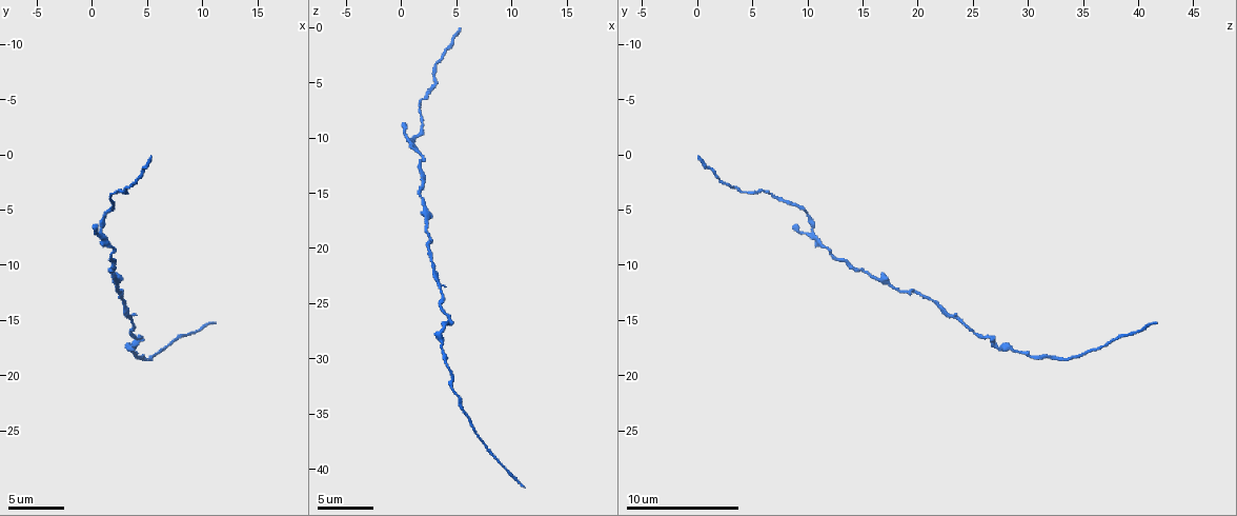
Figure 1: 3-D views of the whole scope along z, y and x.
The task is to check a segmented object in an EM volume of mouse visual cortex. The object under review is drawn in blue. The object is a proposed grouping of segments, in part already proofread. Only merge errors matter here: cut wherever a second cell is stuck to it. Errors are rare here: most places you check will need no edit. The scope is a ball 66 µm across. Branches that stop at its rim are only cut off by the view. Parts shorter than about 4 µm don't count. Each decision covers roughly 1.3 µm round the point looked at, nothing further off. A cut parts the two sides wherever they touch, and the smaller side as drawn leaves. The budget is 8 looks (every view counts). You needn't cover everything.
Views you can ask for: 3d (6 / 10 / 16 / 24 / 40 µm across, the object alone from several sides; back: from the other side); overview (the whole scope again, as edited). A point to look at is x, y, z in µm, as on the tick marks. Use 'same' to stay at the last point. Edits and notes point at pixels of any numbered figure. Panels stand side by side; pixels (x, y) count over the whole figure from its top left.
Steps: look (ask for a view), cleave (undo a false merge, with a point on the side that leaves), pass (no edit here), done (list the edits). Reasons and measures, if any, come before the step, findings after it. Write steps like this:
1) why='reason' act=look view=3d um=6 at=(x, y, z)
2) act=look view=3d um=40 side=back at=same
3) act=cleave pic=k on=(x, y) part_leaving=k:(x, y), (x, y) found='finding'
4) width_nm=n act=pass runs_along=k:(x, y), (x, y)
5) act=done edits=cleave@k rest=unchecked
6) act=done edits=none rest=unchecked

why='calibre changes' act=look view=3d um=16 at=(1.8, 11.0, 15.8)

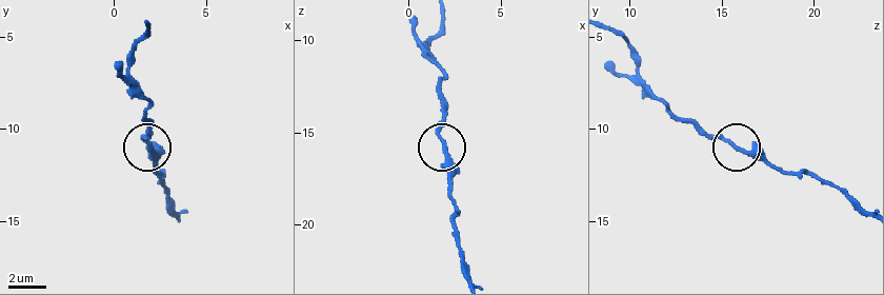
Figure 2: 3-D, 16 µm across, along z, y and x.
act=pass runs_along=2:(816, 179), (770, 168), (704, 135), (687, 120) found='one cell here'

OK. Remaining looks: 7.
why='calibre changes' act=look view=3d um=10 at=(1.8, 8.2, 11.6)

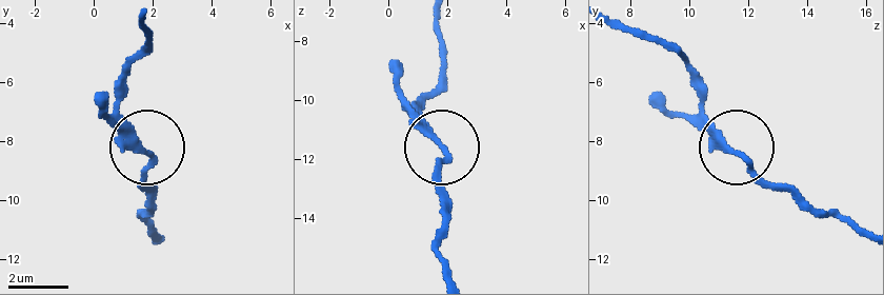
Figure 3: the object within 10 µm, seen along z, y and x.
act=pass found='all the same cell'

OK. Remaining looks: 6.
why='sudden change in width' act=look view=3d um=10 at=(1.6, 4.2, 8.2)

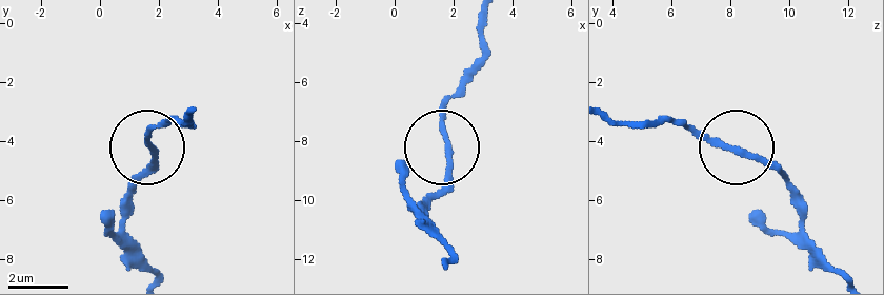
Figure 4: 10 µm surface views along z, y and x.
act=look view=3d um=10 side=back at=(1.8, 4.3, 8.2)

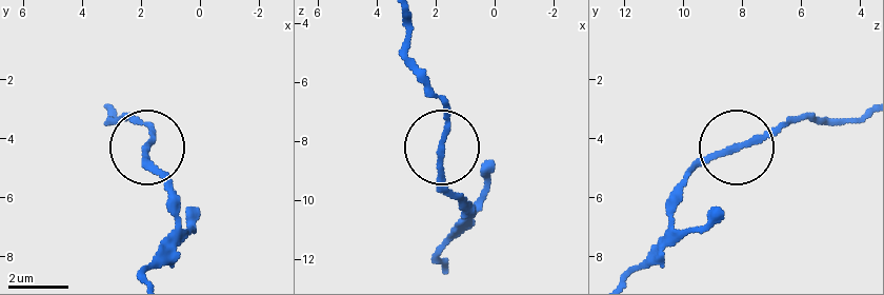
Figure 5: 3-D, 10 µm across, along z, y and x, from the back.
act=pass runs_along=5:(623, 277), (666, 232), (671, 194), (691, 171), (802, 118) found='one cell here'

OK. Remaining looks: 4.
why='thick turns thin' act=look view=3d um=6 at=(3.6, 17.6, 27.8)

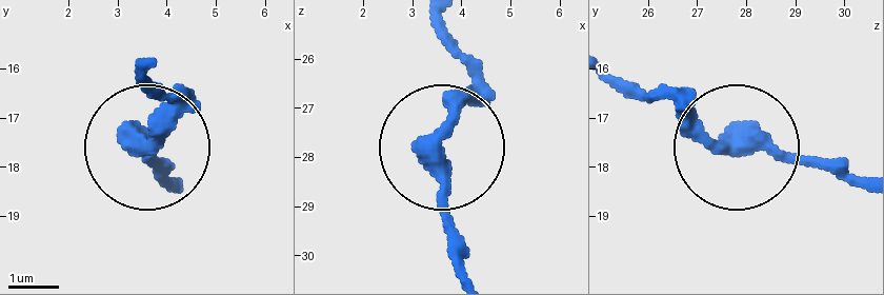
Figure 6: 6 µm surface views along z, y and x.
why='other side' act=look view=3d um=6 side=back at=(3.55, 17.55, 27.95)

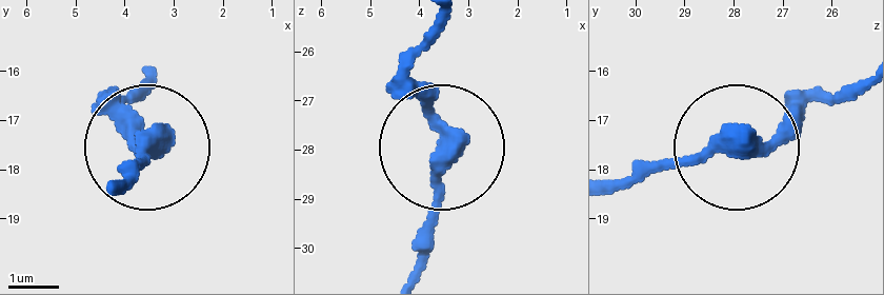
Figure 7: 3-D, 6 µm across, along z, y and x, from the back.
act=pass runs_along=7:(864, 77), (751, 144), (613, 178) found='continuous, no second cell'

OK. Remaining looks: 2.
act=done edits=none rest=unchecked

